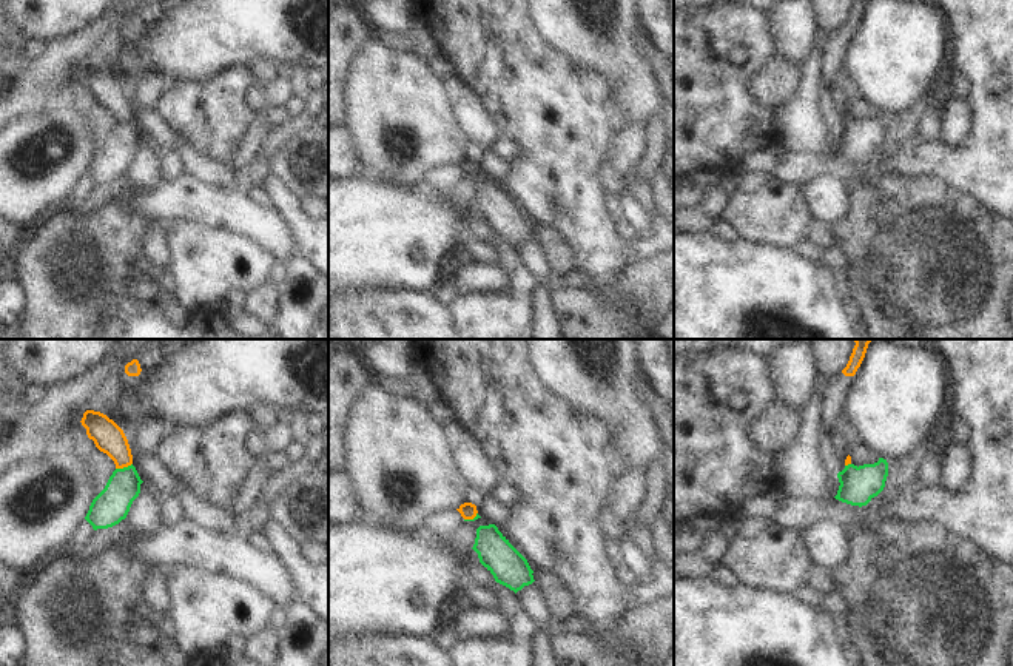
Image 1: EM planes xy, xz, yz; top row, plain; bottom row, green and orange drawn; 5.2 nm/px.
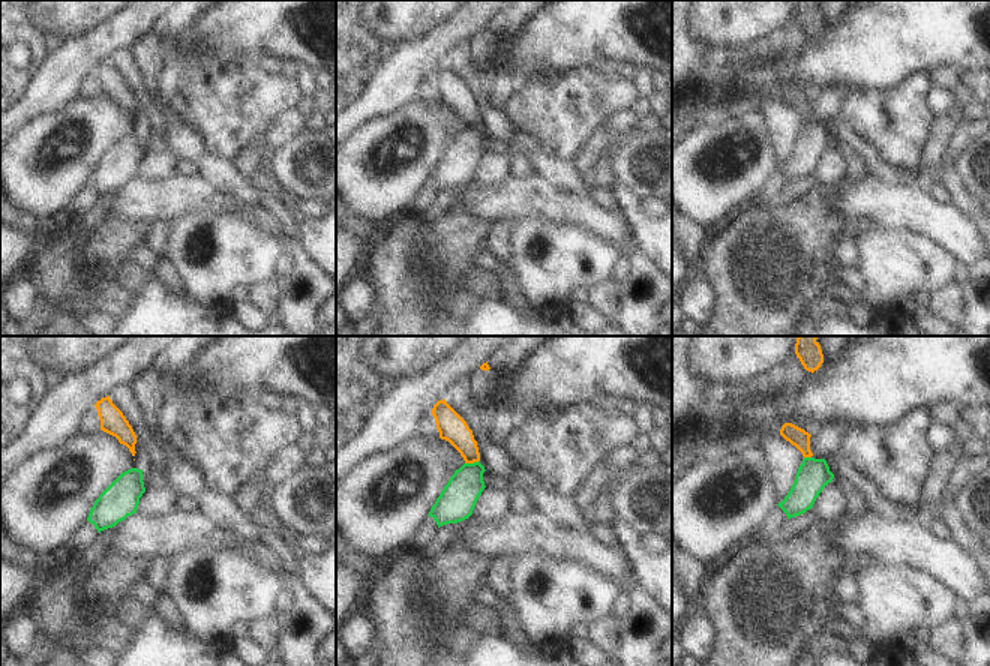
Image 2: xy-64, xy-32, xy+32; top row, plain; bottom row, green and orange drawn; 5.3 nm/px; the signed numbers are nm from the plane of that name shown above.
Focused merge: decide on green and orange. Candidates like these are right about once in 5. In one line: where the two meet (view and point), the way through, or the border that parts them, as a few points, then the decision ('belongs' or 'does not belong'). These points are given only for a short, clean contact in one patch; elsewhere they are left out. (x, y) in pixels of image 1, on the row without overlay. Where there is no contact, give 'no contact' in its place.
xy (124, 122) | along xy (131, 117), (116, 124) | does not belong

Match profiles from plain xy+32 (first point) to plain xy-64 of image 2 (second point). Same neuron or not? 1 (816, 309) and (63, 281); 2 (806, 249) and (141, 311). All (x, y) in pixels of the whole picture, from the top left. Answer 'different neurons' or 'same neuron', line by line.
1: same neuron
2: different neurons

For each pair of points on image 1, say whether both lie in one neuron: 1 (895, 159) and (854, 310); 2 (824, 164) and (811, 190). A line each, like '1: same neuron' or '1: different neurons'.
1: different neurons
2: different neurons

